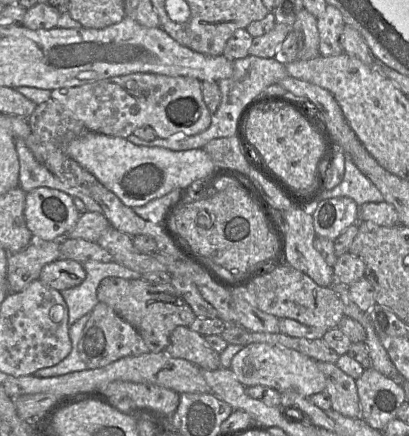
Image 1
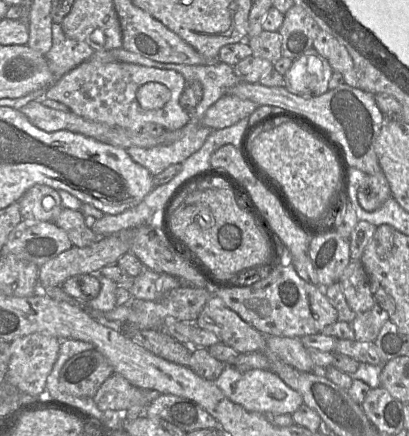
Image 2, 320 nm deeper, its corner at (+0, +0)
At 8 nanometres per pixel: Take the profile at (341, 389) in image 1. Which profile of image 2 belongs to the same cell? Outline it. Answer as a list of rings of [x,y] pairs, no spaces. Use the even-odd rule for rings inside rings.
[[[265,336],[266,347],[280,359],[301,372],[313,372],[316,367],[299,338]]]

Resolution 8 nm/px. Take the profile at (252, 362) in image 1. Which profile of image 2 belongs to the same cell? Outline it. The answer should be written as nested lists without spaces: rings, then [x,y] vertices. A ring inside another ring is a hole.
[[[225,365],[224,370],[214,382],[230,401],[250,412],[292,415],[304,404],[302,396],[287,386],[271,370],[238,370],[231,365]]]

